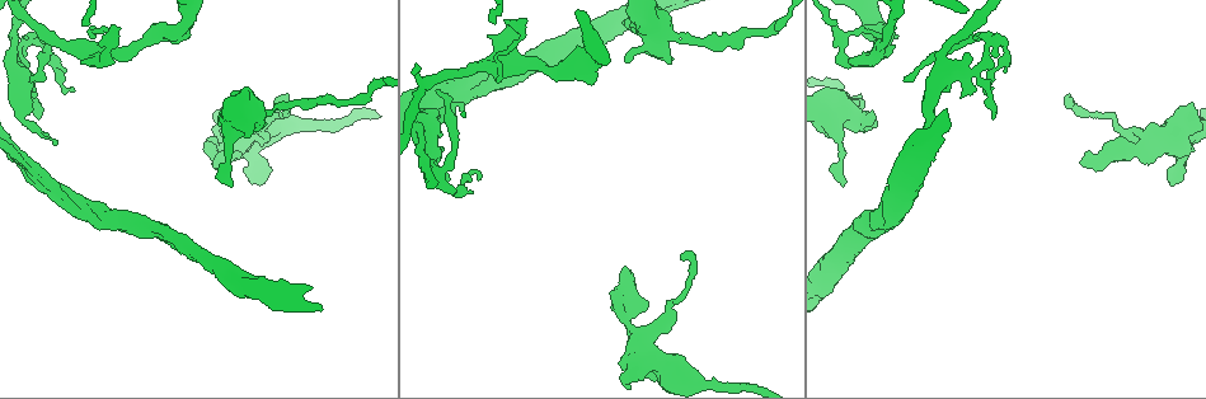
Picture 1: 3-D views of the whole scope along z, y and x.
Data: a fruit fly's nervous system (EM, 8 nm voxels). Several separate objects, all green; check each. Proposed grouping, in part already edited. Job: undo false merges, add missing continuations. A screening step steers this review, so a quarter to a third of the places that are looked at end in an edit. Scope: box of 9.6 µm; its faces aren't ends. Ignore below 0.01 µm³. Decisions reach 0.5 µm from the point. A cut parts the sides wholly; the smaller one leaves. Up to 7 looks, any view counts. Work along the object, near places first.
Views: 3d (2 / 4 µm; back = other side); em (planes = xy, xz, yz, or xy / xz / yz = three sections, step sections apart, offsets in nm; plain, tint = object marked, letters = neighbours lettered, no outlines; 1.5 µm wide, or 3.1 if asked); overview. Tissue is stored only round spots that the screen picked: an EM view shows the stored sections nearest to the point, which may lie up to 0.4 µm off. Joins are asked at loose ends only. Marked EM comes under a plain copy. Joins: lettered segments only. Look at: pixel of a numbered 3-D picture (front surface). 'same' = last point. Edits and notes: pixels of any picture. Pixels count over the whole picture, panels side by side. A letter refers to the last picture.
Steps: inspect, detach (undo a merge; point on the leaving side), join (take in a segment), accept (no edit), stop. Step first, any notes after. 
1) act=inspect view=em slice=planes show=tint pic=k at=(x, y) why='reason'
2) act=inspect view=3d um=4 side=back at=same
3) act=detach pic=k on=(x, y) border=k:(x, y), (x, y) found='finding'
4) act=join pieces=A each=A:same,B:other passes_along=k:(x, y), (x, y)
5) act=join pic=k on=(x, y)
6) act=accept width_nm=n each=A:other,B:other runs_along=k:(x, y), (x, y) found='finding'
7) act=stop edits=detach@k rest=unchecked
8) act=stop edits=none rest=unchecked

act=inspect view=3d um=2 pic=1 at=(487, 34) why='free end'

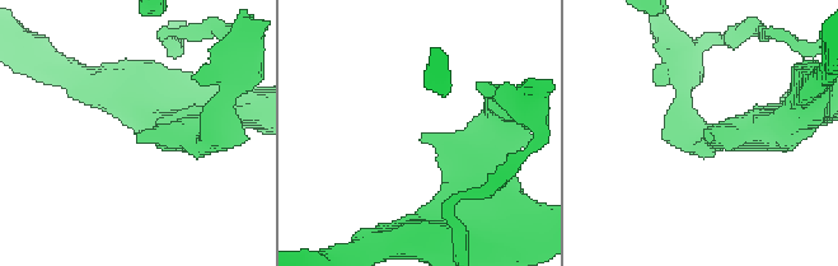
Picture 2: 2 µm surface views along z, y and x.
act=inspect view=em slice=xz step=8 show=letters pic=2 at=(422, 137)

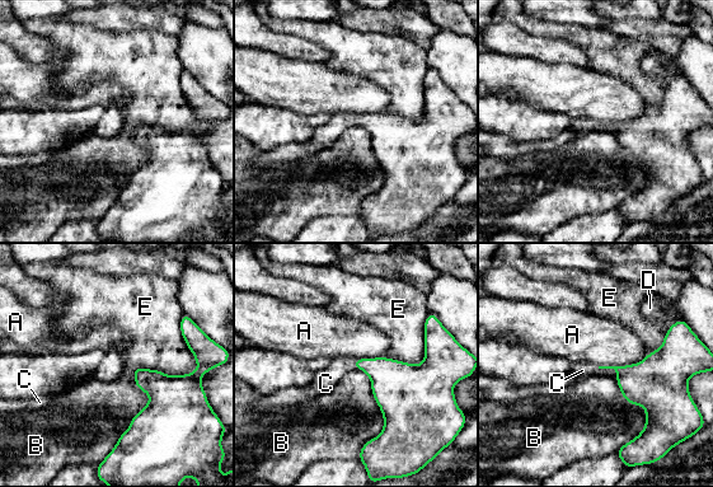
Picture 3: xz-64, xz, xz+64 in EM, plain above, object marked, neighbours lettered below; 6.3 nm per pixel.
act=inspect view=em slice=xy step=4 show=letters at=same why='another direction'

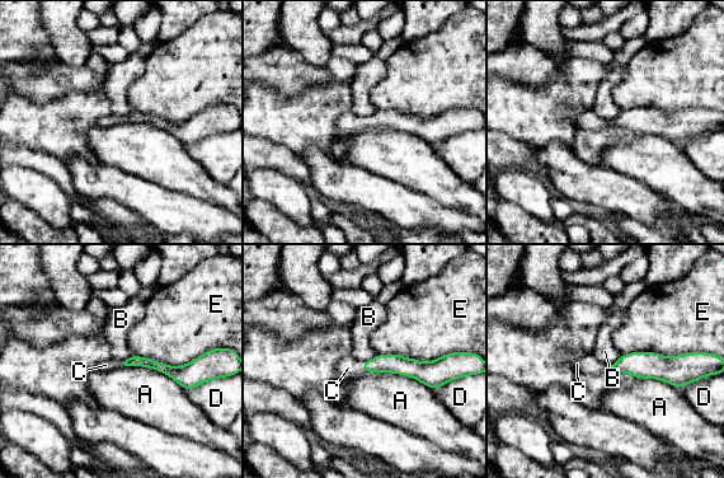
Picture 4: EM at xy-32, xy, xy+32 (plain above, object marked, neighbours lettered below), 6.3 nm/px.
act=join pic=4 on=(348, 368) each=A:other,B:other,C:same,D:other,E:other found='it goes on there'

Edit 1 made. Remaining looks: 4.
act=inspect view=3d um=2 pic=1 at=(30, 80) why='tapers out'

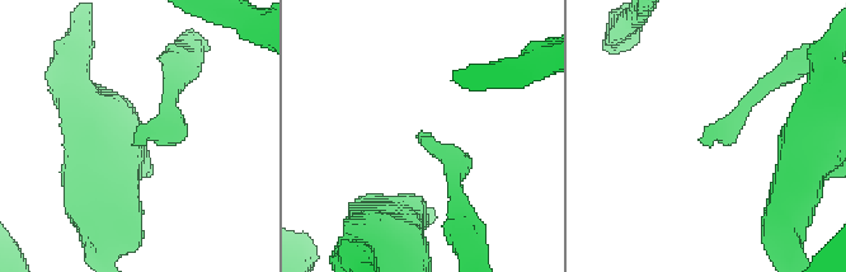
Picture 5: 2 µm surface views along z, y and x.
act=inspect view=em slice=planes show=letters pic=5 at=(701, 142)

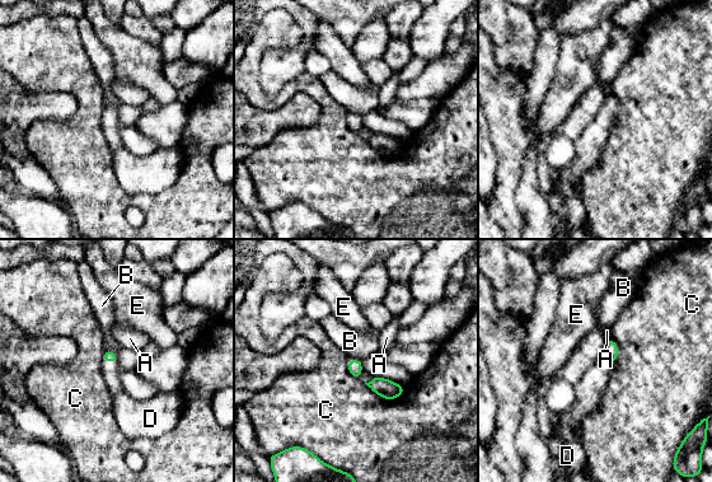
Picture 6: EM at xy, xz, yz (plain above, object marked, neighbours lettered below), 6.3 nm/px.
act=join pic=6 on=(121, 399) each=A:other,B:other,C:other,D:same,E:other passes_along=6:(108, 356), (111, 361), (121, 399) found='the neuron continues'

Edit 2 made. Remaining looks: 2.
act=stop edits=join@4,join@6 rest=unchecked

